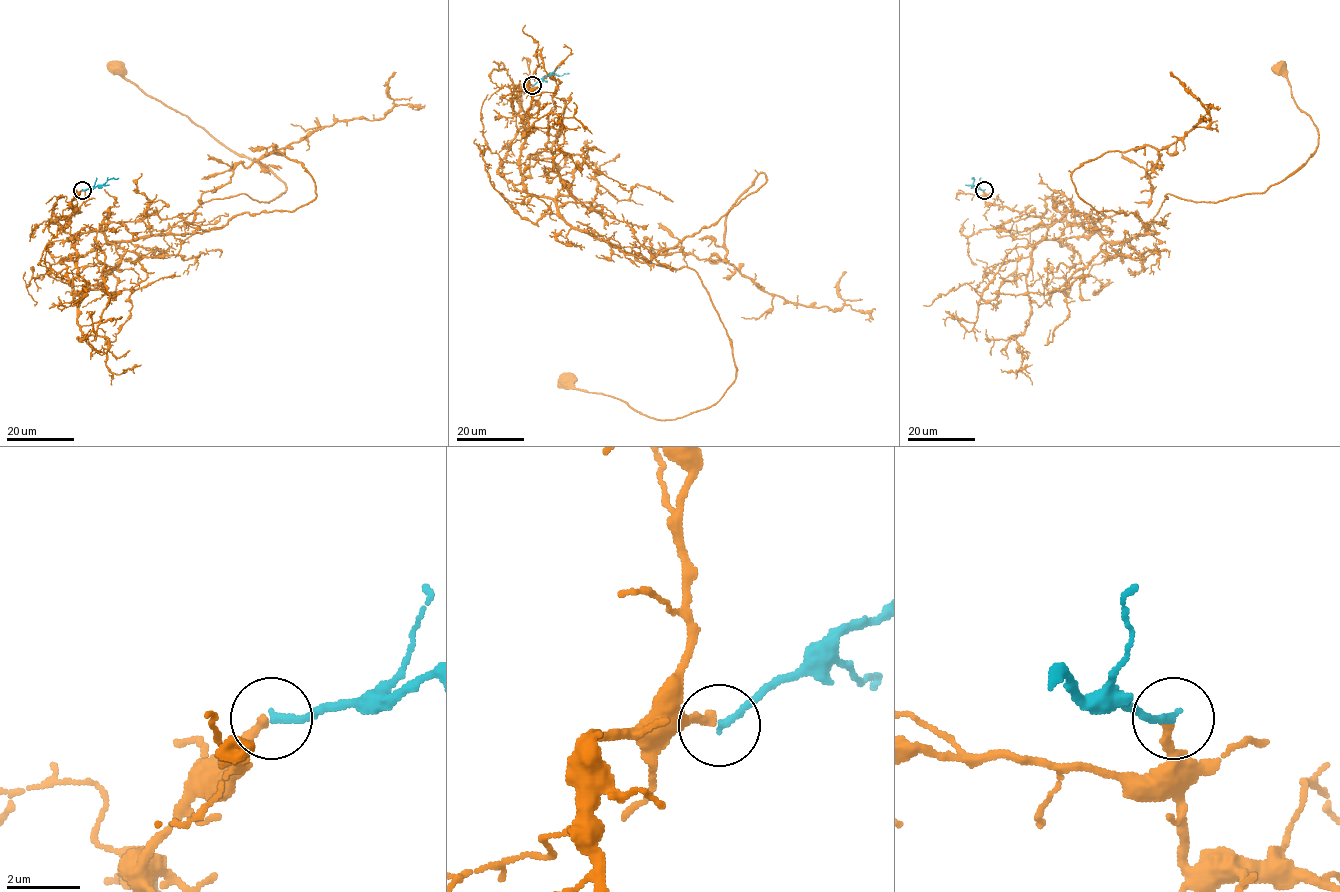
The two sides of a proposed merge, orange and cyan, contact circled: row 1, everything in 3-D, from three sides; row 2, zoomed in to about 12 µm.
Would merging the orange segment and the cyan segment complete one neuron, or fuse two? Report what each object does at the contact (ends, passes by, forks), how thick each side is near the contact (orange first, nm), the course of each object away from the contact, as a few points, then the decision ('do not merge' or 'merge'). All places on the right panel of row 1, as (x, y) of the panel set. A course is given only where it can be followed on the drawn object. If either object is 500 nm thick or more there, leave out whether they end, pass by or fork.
orange ends there; cyan ends there; 240 nm thick on the orange side, 200 nm on the other; orange runs (983, 190), (986, 203), (1109, 241), (1141, 235), (1167, 194), (1260, 193), (1318, 145), (1277, 68); cyan runs (984, 190), (977, 189), (971, 178); merge

